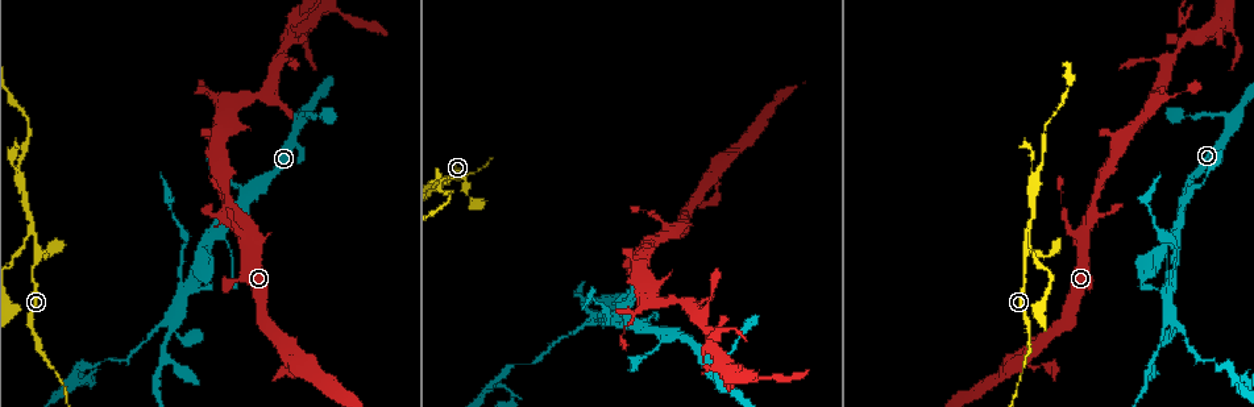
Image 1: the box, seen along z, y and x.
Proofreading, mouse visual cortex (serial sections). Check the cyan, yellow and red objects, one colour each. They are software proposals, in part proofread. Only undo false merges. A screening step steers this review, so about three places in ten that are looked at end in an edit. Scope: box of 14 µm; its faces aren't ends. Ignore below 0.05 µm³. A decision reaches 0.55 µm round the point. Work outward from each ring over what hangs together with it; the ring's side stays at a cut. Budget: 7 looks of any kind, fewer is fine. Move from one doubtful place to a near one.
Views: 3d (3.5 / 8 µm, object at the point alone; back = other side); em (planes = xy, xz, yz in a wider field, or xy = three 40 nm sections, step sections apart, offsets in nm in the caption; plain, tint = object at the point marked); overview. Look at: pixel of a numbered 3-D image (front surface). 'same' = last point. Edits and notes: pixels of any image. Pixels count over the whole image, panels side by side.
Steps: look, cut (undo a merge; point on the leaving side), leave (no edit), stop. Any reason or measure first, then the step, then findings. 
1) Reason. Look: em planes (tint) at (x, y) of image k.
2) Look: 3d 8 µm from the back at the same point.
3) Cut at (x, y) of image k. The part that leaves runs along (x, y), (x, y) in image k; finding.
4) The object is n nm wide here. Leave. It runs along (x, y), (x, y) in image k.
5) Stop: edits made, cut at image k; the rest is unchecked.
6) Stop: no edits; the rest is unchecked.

Look: 3d 3.5 µm at (1026, 229) of image 1.

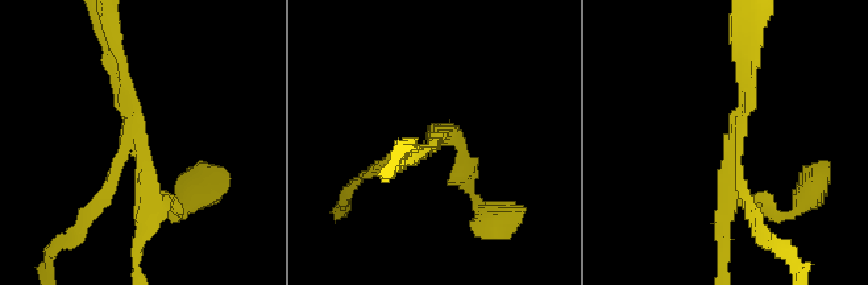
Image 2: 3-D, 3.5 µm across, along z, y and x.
Shape alone is not enough. Look: em planes (tint) at (141, 144) of image 2.

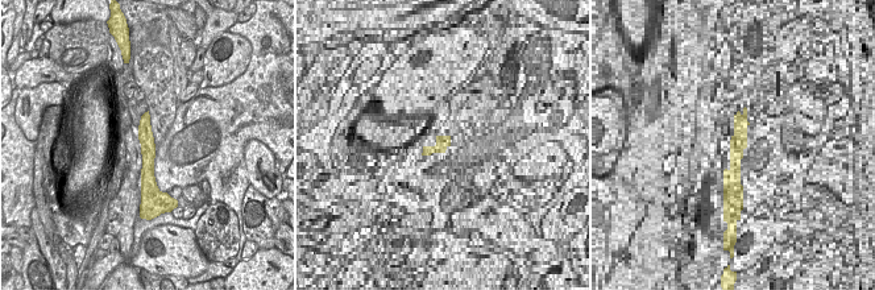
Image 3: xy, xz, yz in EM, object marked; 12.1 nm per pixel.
The object is 190 nm wide here. Cut at (104, 193) of image 2. Two cells meet here.

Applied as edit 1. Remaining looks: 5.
See it whole again. Look: overview.

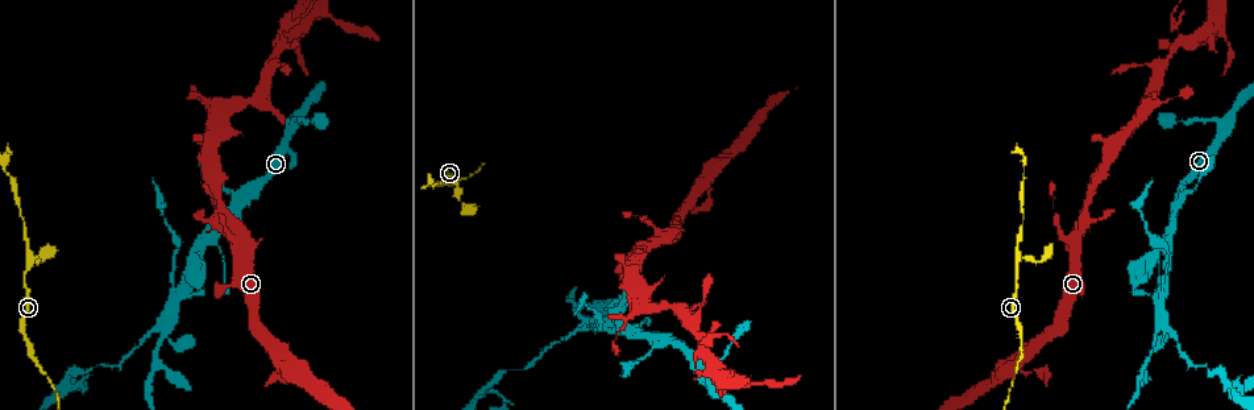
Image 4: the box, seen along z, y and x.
Three-way junction. Look: 3d 3.5 µm at (171, 291) of image 4.

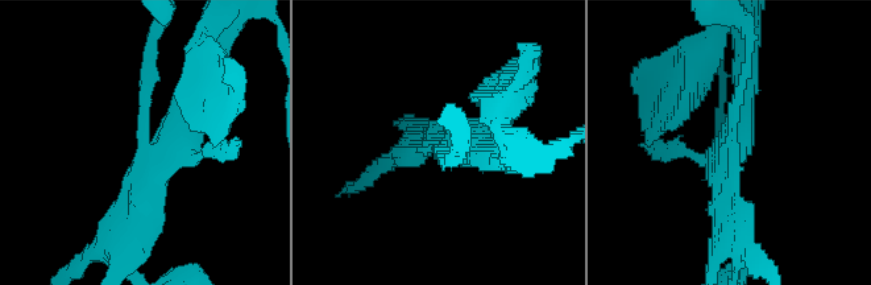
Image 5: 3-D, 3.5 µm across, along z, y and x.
Look: em xy step 3 (tint) at (734, 135) of image 5.

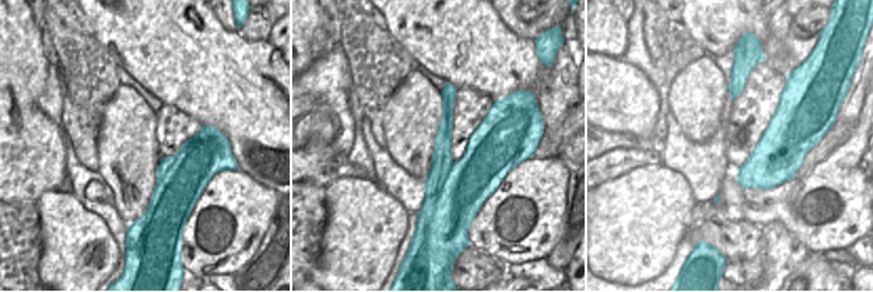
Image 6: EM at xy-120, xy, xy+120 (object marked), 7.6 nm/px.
Cut at (127, 195) of image 5. The part that leaves runs along (160, 161), (144, 210), (87, 259) in image 5; a second cell is stuck on.

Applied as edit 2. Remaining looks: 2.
A narrow waist. Look: 3d 3.5 µm at (644, 359) of image 4.

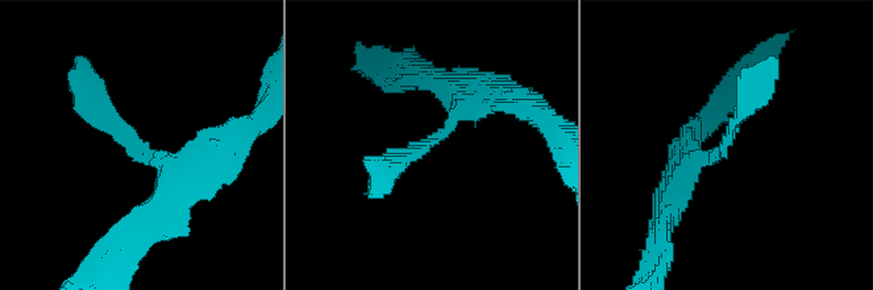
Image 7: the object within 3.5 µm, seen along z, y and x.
The arms are 250, 300 nm wide; shape alone is not enough. Look: em planes (tint) at (135, 140) of image 7.

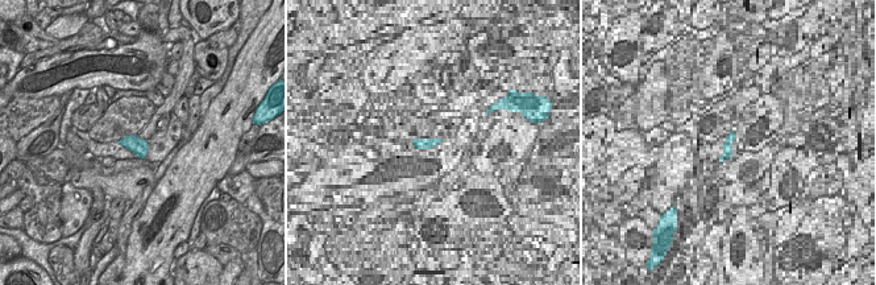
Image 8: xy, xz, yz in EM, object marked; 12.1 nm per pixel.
Leave. It runs along (494, 103), (470, 106), (381, 181) in image 7; continuous, no second cell.

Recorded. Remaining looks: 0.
Stop: edits made, cut at image 2, cut at image 5; the rest is unchecked.

